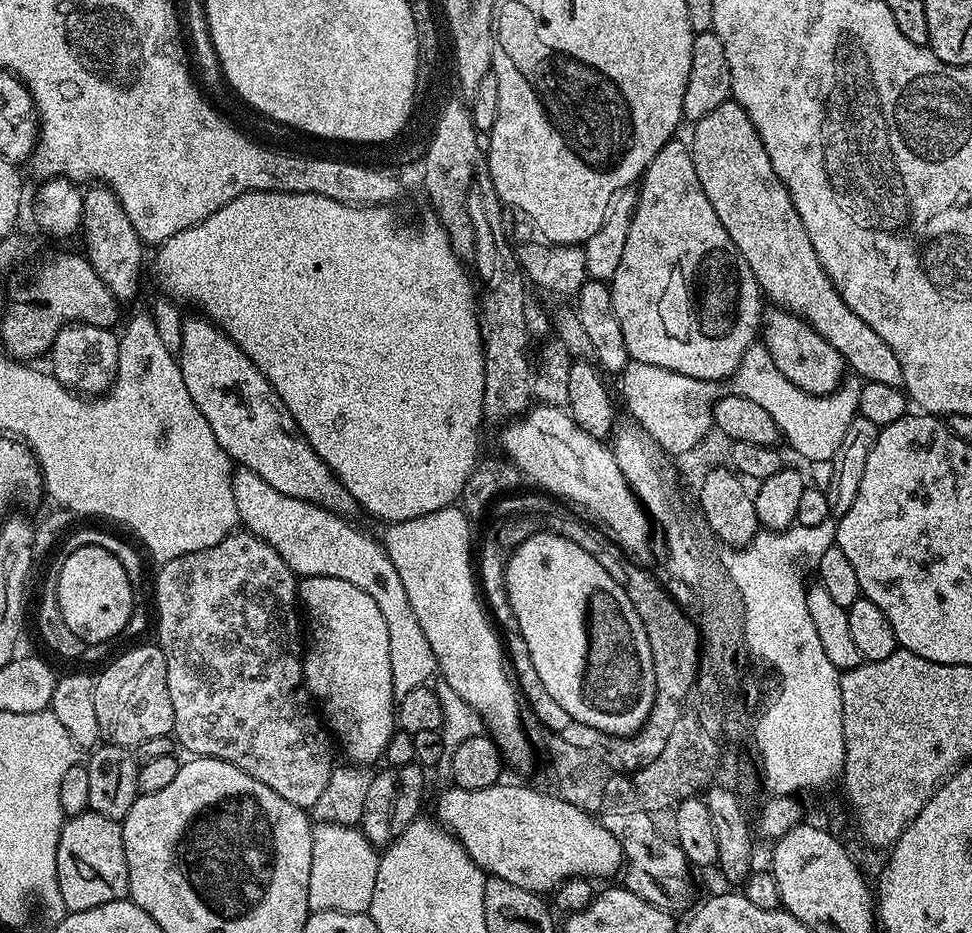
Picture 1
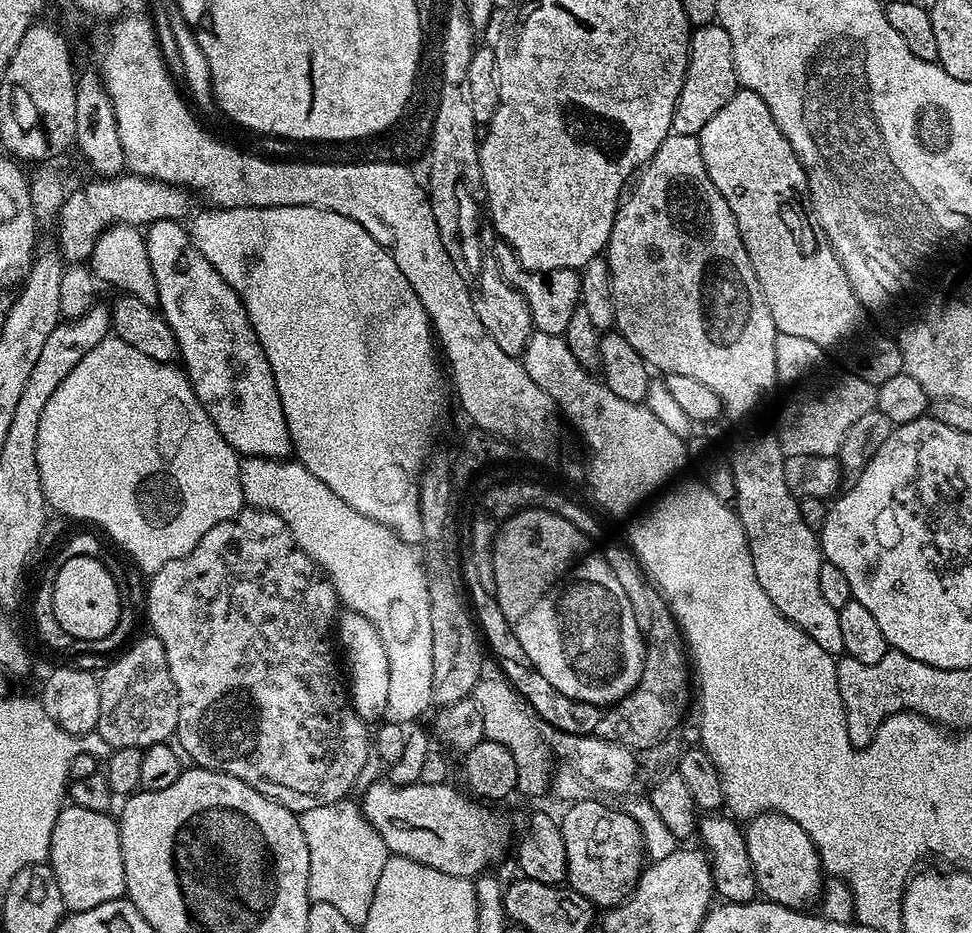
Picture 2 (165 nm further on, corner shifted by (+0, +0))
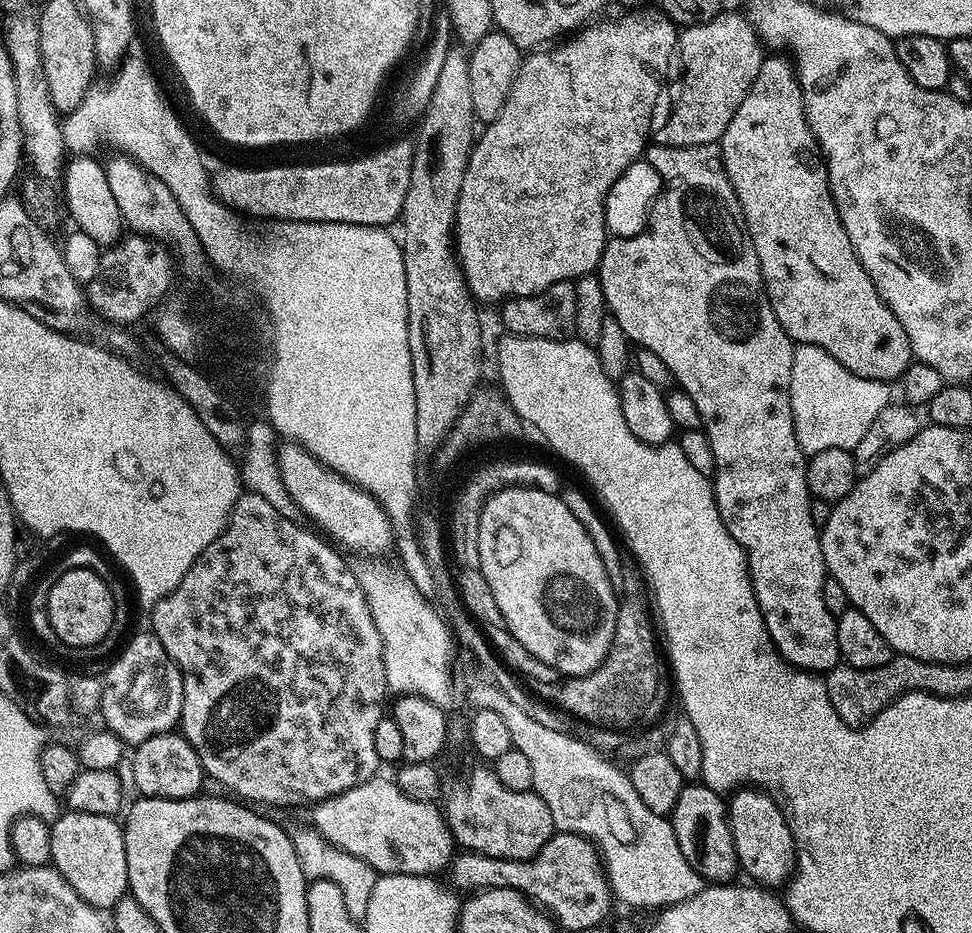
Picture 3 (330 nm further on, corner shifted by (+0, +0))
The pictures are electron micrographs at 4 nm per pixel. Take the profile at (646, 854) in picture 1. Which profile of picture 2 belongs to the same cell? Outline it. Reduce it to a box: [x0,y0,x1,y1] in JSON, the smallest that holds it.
[559,799,646,910]

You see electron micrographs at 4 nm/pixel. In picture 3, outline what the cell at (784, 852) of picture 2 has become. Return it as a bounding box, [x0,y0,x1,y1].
[727,786,796,886]

